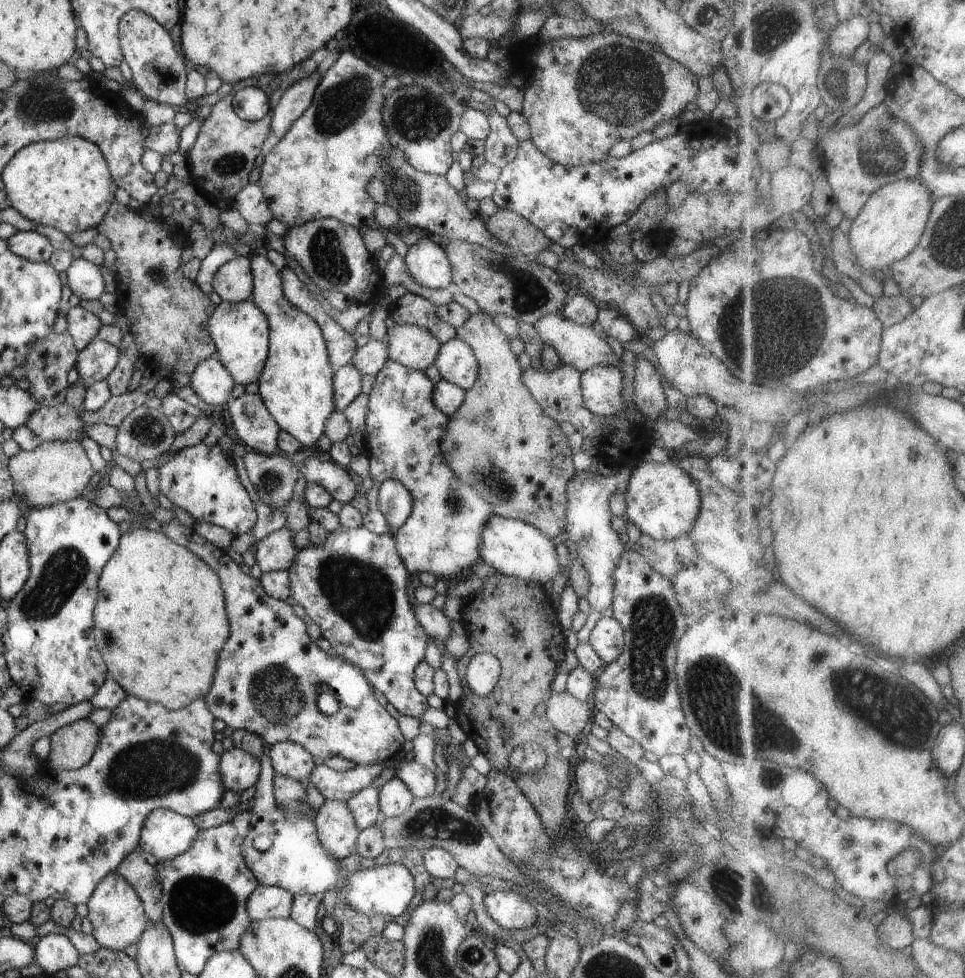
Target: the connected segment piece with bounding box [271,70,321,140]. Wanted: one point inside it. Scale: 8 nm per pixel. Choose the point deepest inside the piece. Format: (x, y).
(298, 96)

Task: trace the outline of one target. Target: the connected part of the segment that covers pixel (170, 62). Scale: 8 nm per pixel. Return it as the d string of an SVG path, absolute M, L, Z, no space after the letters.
M140 9L124 13L119 20L119 43L123 60L132 70L136 90L145 98L174 107L186 104L185 86L189 73L185 56L178 52L169 31Z

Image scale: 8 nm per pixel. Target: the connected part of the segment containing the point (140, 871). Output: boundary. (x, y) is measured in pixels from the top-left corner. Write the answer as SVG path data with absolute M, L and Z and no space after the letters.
M134 849L122 859L122 862L115 871L134 887L134 890L140 897L148 920L155 923L162 923L162 889L156 867L150 865L142 857L142 854Z

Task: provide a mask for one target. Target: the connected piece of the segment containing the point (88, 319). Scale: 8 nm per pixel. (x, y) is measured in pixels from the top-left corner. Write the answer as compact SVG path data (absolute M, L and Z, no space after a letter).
M80 305L70 307L67 318L67 333L75 340L76 347L82 350L94 337L103 325L98 315L84 310Z

